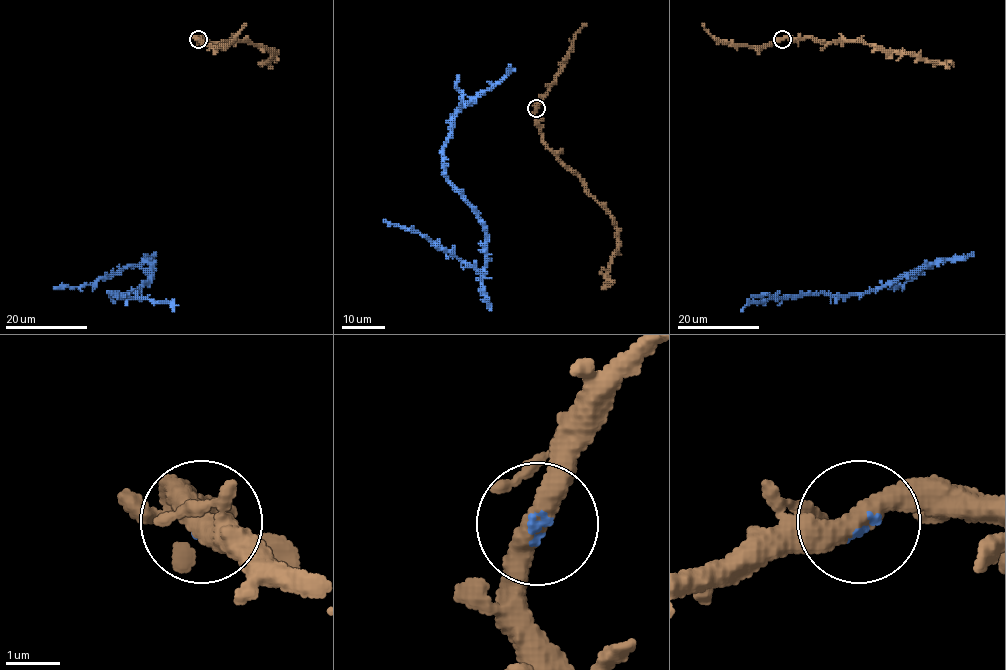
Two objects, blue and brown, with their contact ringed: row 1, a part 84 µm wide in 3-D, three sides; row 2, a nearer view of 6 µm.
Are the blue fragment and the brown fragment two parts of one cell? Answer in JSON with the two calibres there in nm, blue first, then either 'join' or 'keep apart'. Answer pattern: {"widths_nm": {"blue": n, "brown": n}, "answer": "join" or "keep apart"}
{"widths_nm": {"blue": 90, "brown": 420}, "answer": "join"}

